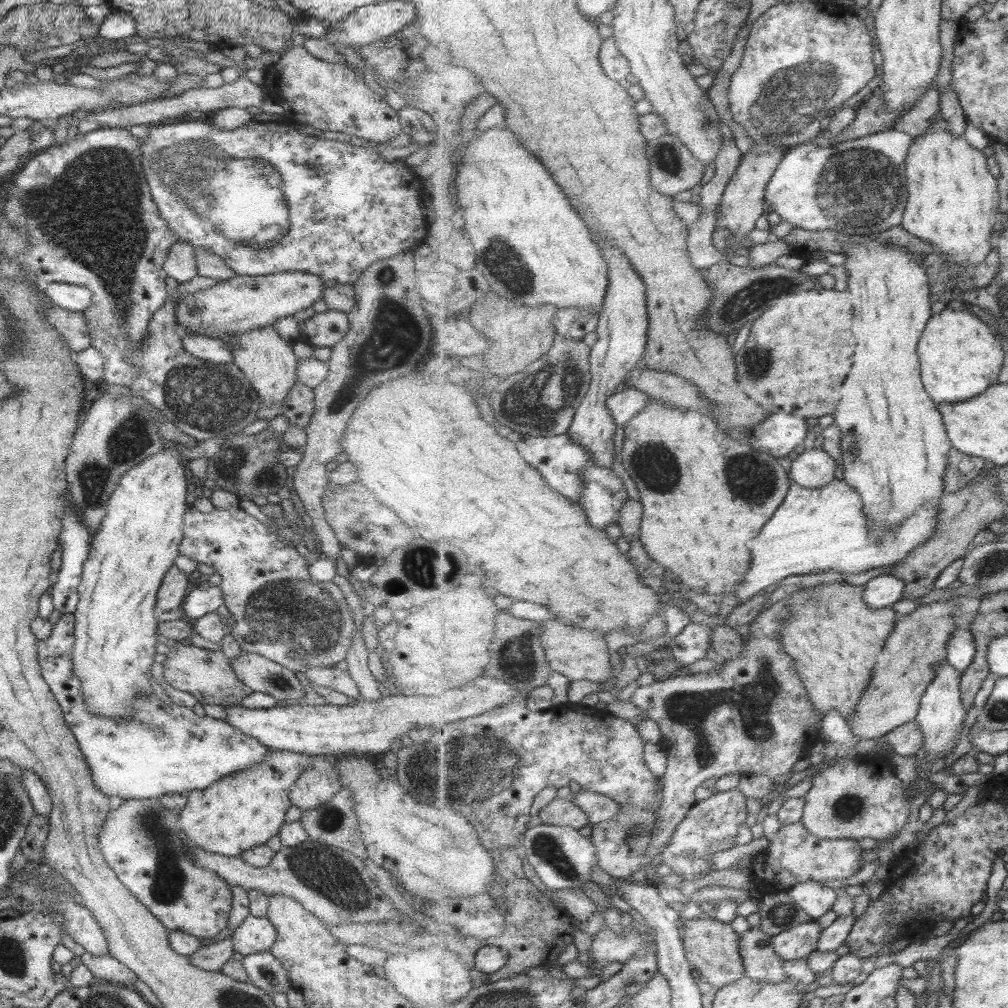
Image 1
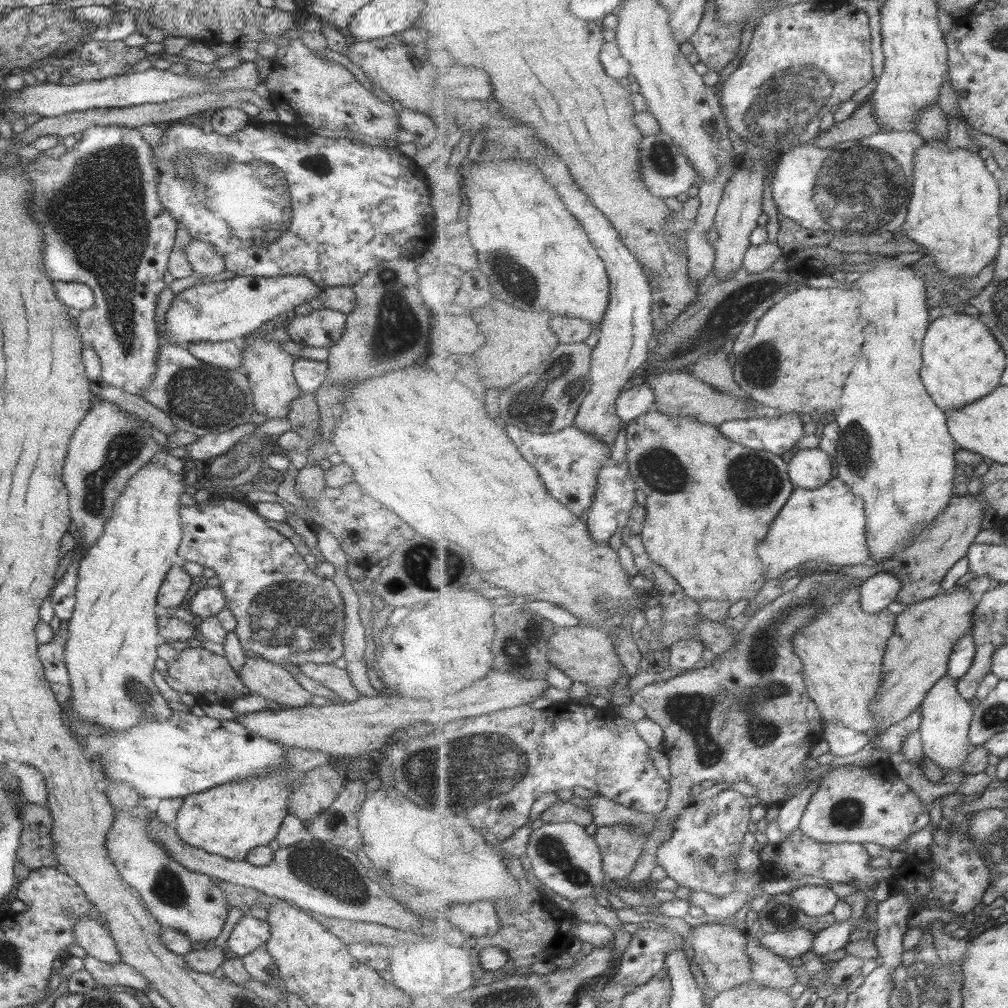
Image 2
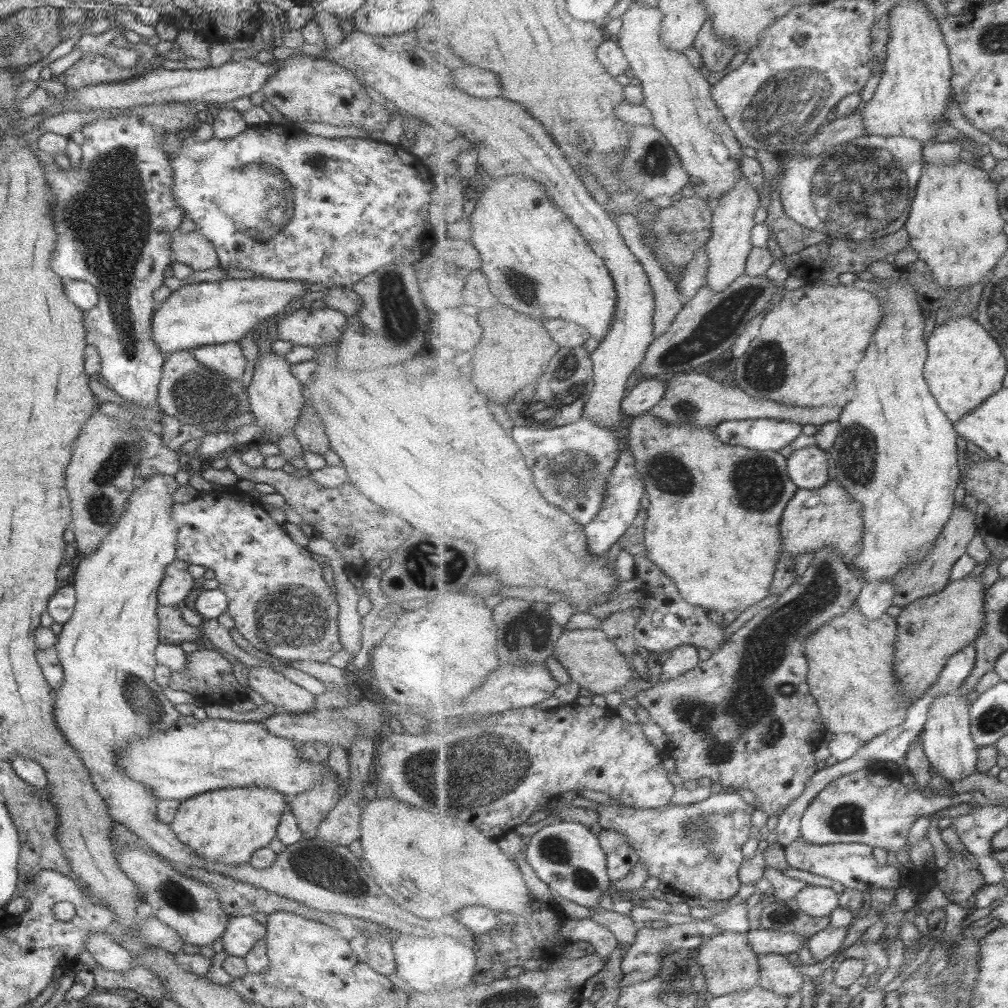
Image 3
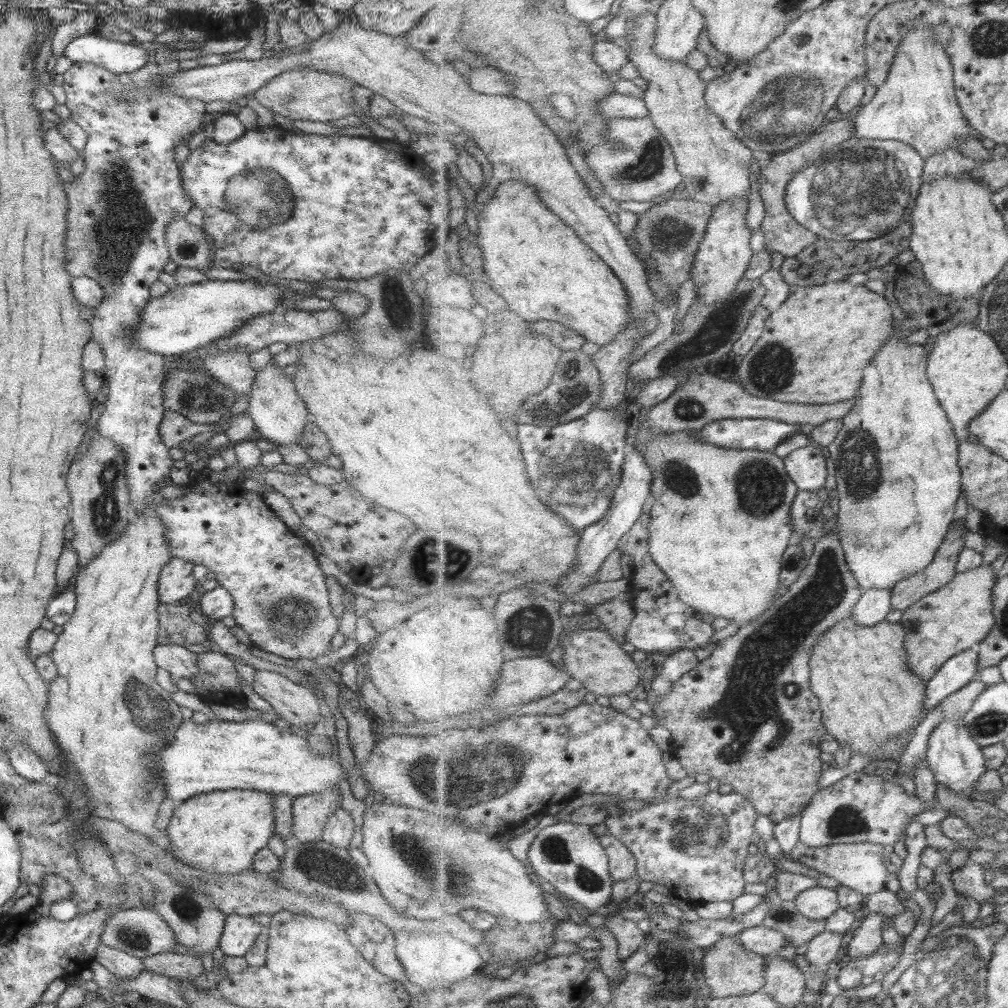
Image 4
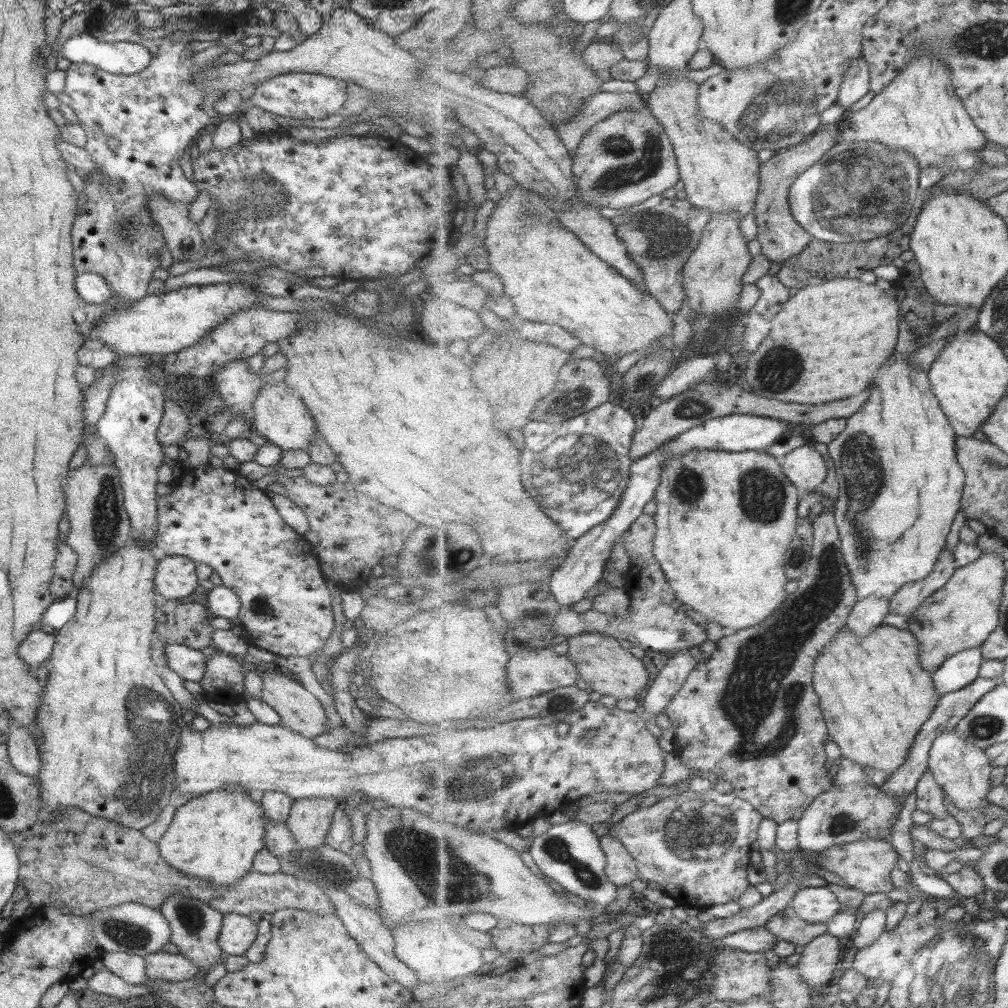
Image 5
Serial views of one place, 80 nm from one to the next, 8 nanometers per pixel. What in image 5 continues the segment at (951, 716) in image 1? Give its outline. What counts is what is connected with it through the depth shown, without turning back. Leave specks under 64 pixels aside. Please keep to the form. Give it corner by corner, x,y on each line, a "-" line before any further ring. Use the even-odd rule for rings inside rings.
957,728
939,733
933,741
929,771
933,773
939,786
944,788
945,794
955,807
963,809
963,812
967,812
971,817
984,816
987,806
992,804
987,800
987,794
993,787
991,782
993,769
989,755
971,740
961,736

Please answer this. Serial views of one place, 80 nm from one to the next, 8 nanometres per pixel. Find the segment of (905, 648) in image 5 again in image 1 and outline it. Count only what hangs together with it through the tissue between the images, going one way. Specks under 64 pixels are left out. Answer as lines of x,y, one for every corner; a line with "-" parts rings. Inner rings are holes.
843,581
823,583
805,590
799,587
792,593
787,604
793,610
793,618
784,624
780,632
782,649
794,657
798,675
802,677
814,706
823,712
823,716
829,711
837,711
847,722
849,719
854,719
854,710
865,696
866,688
873,679
879,655
882,654
886,640
894,631
898,617
898,613
891,607
879,610
870,608
864,599
865,589
866,585
853,586

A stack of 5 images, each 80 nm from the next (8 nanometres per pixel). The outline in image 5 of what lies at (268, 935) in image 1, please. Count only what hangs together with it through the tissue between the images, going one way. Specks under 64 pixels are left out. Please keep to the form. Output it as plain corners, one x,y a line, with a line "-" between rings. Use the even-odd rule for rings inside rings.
235,913
222,915
218,945
223,956
244,956
248,946
255,940
256,924
248,916

